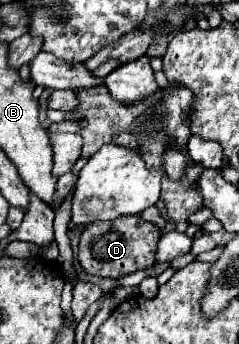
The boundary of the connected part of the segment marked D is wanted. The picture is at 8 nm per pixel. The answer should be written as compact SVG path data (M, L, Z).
M121 216L111 222L87 224L79 240L79 264L87 274L101 278L121 278L155 264L155 252L161 230L153 222L141 220L141 216Z

